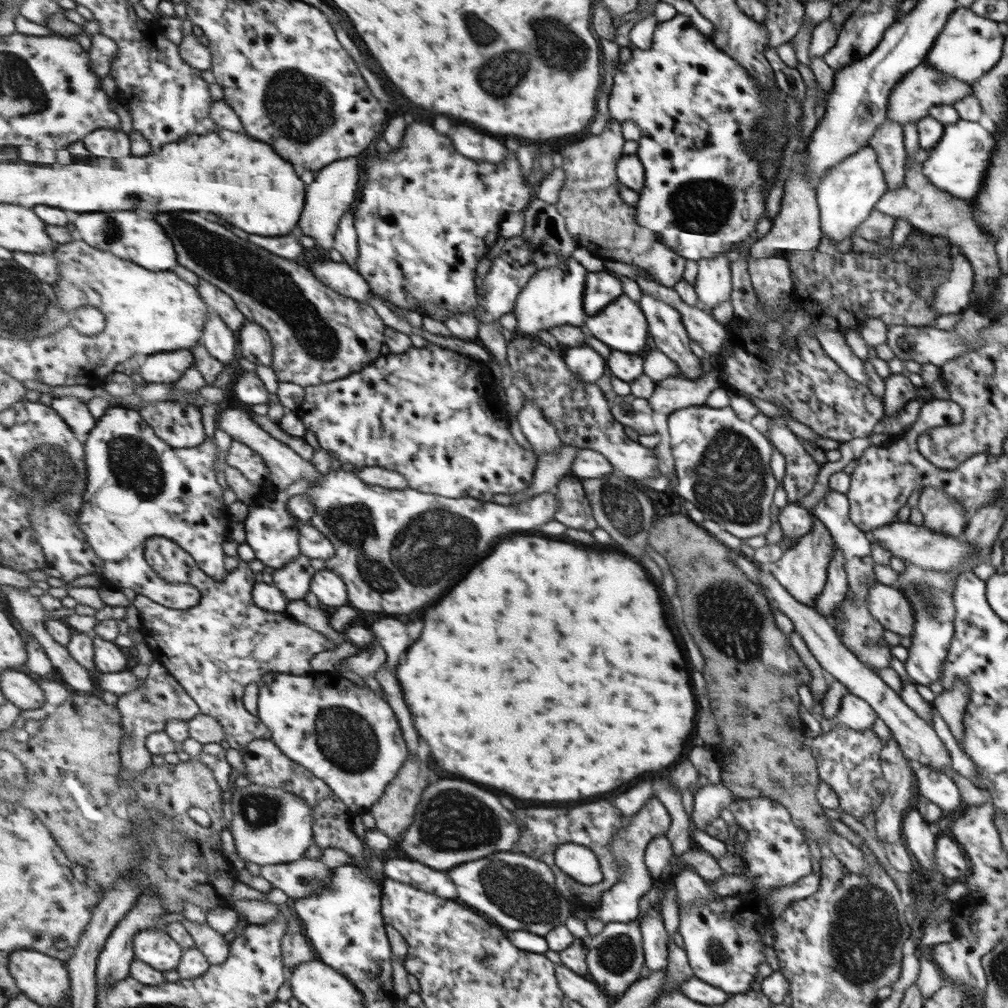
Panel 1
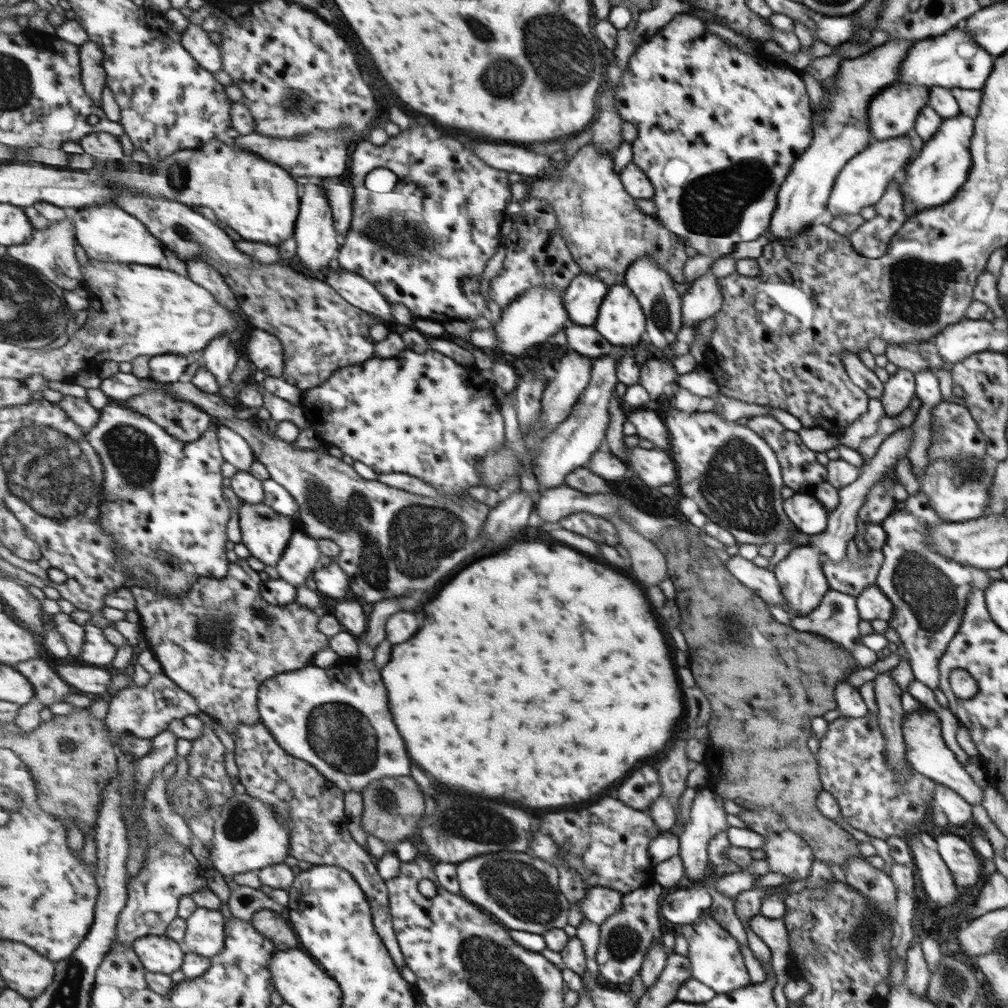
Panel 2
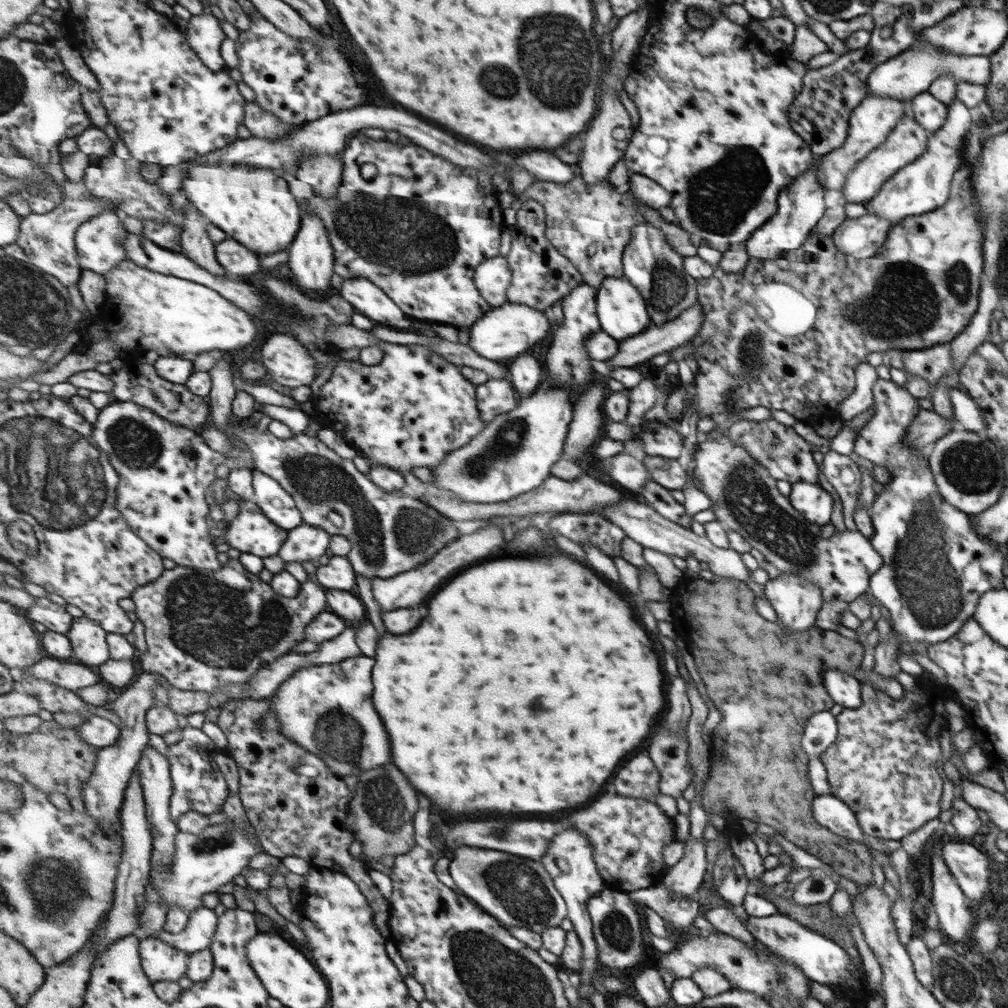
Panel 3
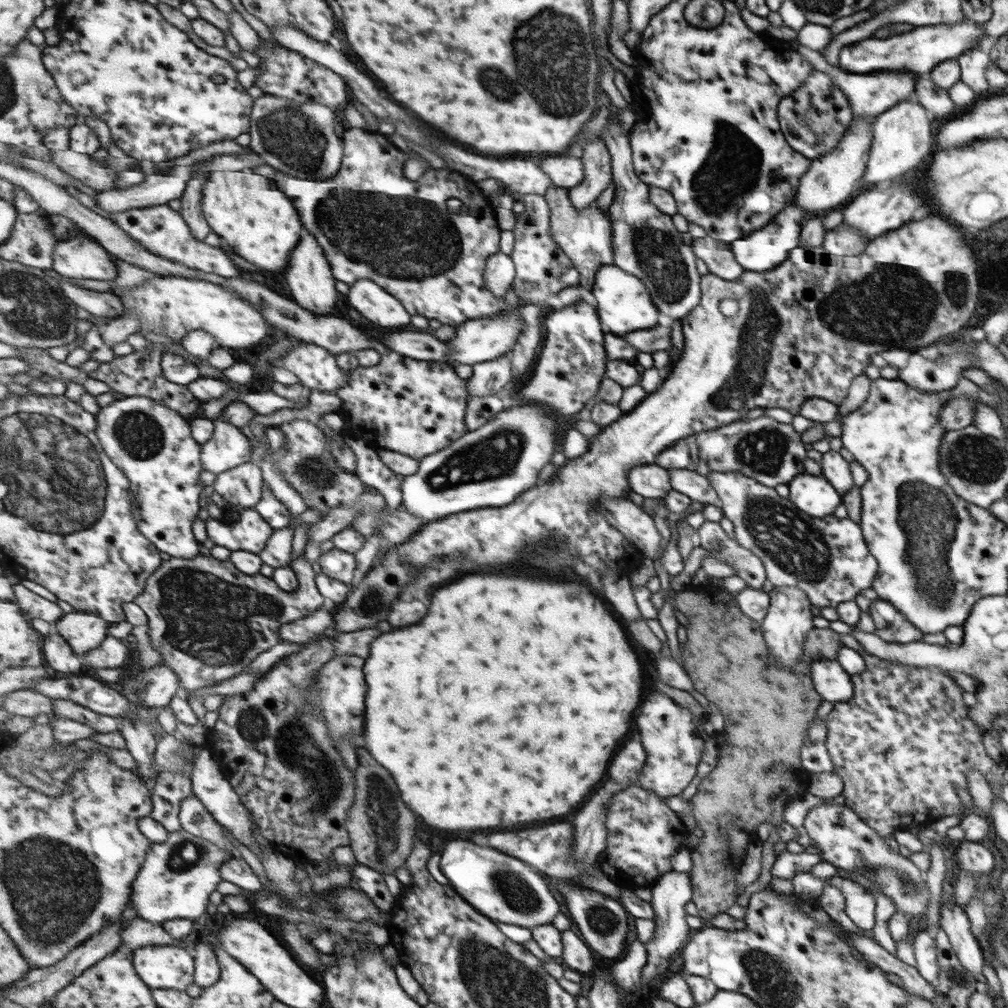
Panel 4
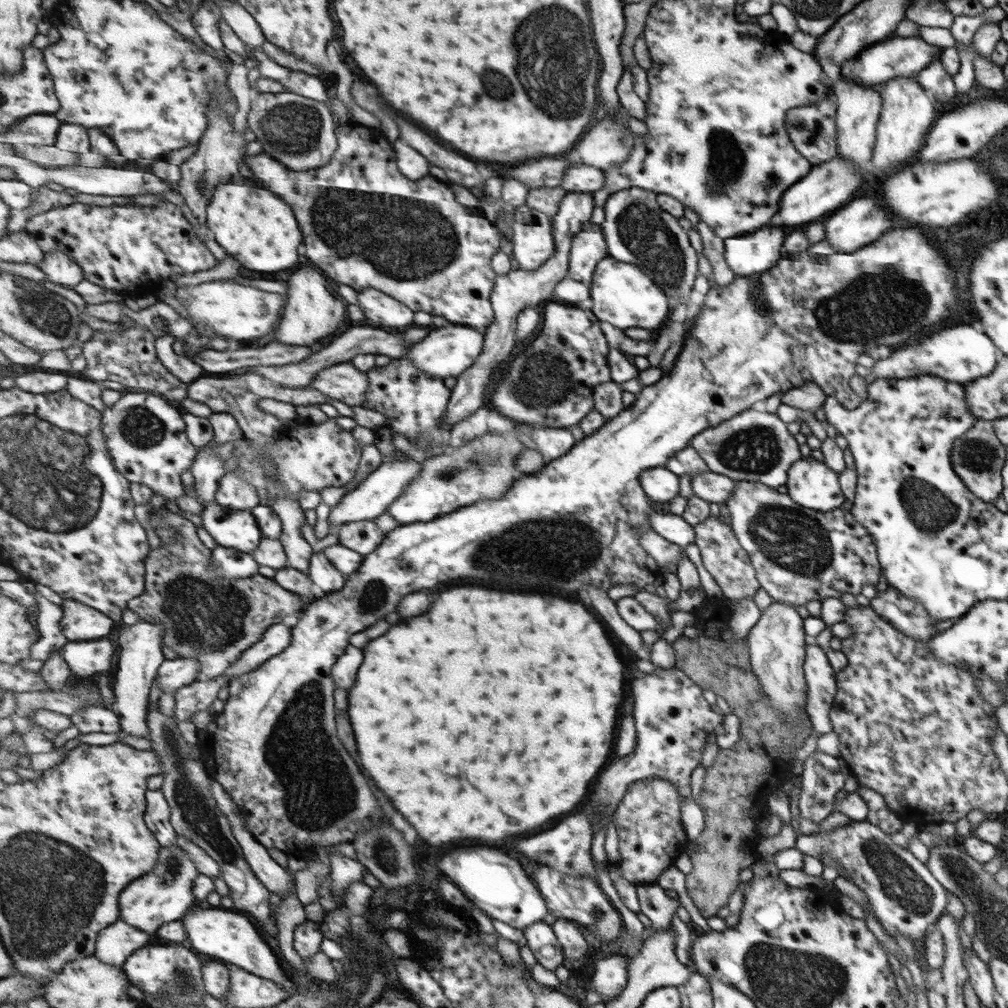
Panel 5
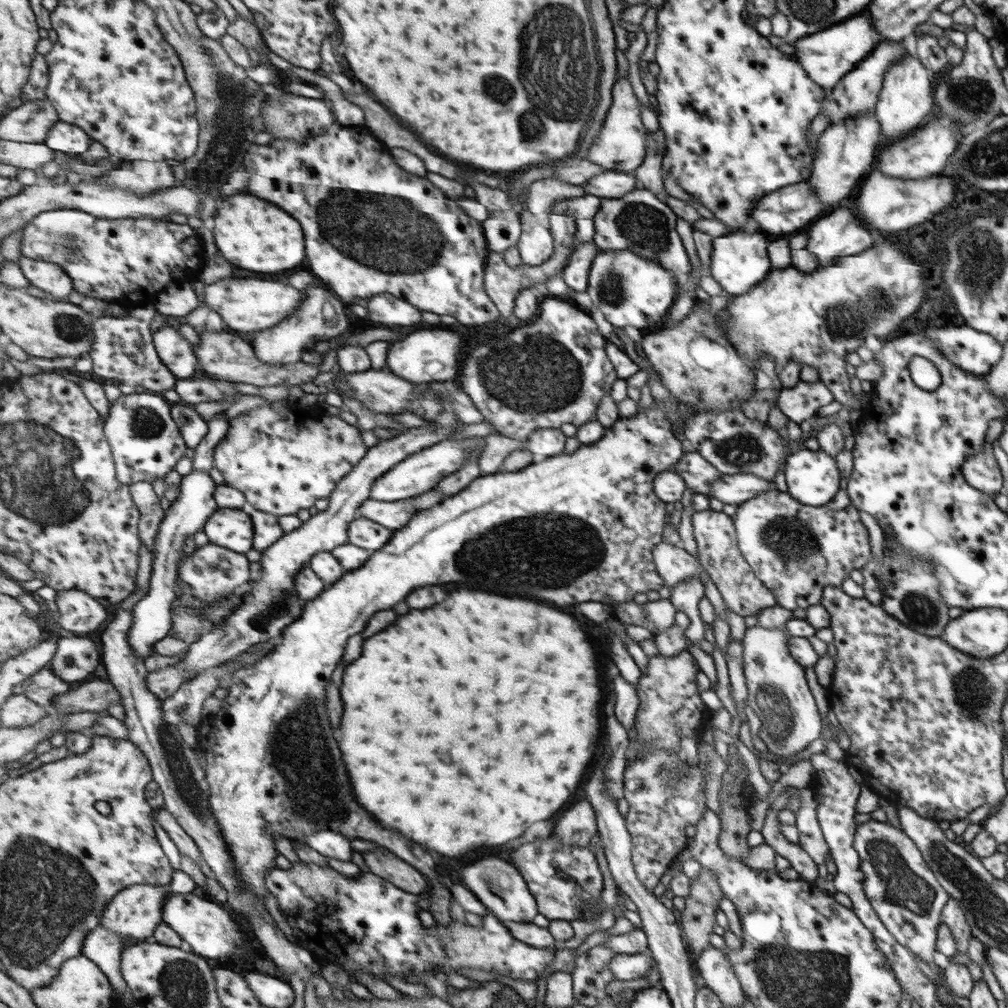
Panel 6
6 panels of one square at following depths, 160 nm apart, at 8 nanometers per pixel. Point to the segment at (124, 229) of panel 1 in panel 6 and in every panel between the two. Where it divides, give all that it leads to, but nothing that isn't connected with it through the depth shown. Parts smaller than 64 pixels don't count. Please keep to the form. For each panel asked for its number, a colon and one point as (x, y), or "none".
2: (107, 233)
3: (100, 242)
4: (82, 257)
5: (62, 269)
6: (52, 279)

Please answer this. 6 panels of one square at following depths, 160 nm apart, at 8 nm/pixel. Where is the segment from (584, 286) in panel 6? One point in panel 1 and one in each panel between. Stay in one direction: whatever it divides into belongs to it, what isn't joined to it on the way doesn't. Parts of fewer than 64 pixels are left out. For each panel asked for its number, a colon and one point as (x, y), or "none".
1: (597, 216)
2: (605, 230)
3: (591, 224)
4: (586, 236)
5: (589, 247)

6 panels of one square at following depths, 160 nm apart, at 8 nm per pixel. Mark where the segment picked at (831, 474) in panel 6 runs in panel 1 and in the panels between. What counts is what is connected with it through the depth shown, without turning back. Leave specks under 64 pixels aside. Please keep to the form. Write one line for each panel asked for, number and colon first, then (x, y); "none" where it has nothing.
1: (794, 521)
2: (808, 515)
3: (814, 503)
4: (813, 494)
5: (812, 484)

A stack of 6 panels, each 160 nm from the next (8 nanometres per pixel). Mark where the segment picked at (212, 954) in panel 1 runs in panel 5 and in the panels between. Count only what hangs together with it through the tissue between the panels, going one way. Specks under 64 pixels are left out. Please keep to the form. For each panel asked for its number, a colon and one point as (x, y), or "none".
2: (206, 933)
3: (198, 935)
4: (139, 932)
5: (115, 944)

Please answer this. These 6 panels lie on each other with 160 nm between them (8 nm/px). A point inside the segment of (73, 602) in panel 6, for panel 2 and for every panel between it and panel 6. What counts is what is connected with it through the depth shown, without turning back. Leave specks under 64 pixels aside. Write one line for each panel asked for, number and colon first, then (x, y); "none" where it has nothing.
2: (98, 650)
3: (90, 641)
4: (84, 631)
5: (81, 622)

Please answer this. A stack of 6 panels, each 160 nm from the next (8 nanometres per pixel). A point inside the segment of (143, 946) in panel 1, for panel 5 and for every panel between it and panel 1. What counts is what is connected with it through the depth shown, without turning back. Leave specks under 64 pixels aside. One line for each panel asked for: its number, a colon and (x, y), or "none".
2: (159, 953)
3: (163, 962)
4: (161, 966)
5: (177, 972)

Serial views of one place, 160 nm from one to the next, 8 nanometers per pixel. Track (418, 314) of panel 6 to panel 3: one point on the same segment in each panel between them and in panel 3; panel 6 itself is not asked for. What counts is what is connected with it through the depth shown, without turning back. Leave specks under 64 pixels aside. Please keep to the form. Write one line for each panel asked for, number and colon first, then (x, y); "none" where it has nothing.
3: (366, 296)
4: (371, 300)
5: (381, 309)

